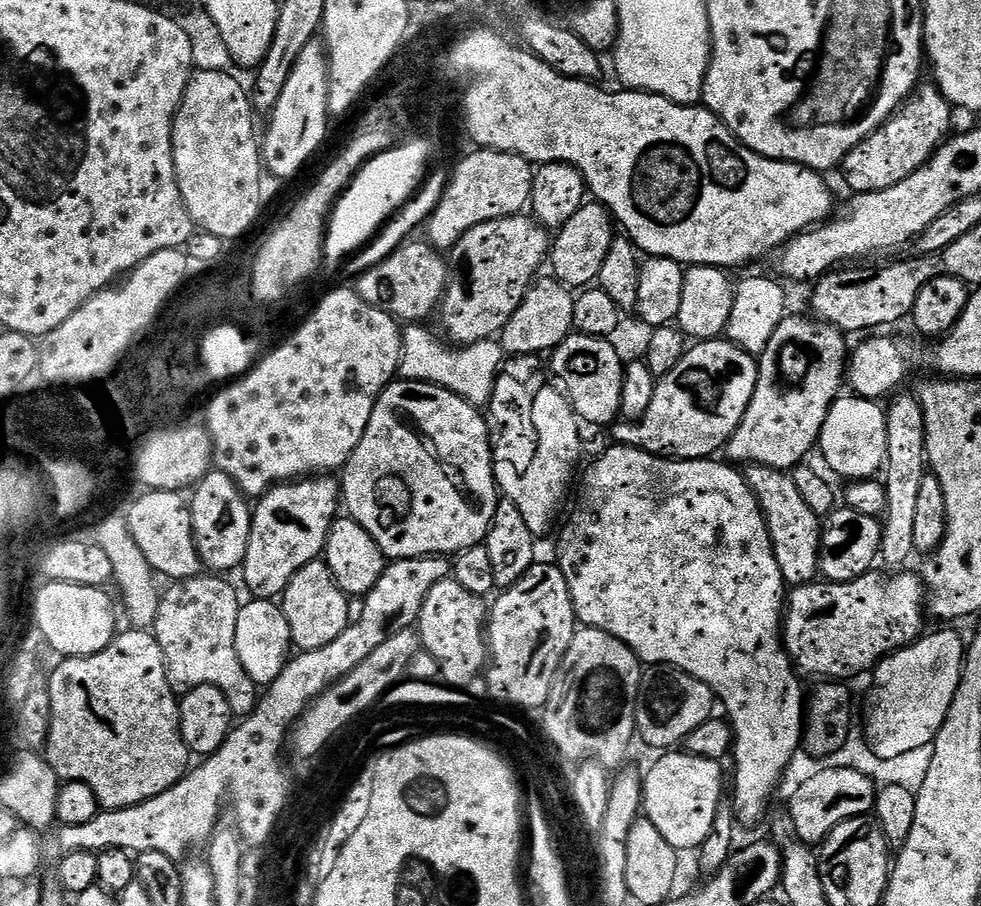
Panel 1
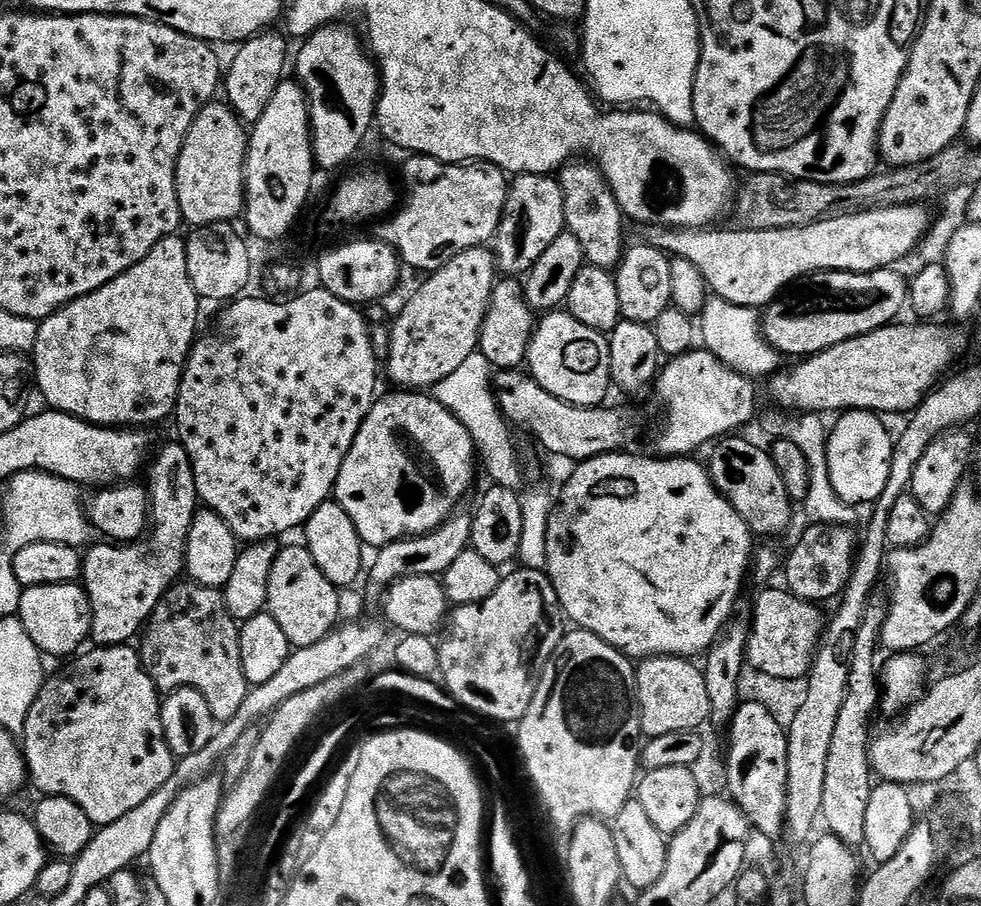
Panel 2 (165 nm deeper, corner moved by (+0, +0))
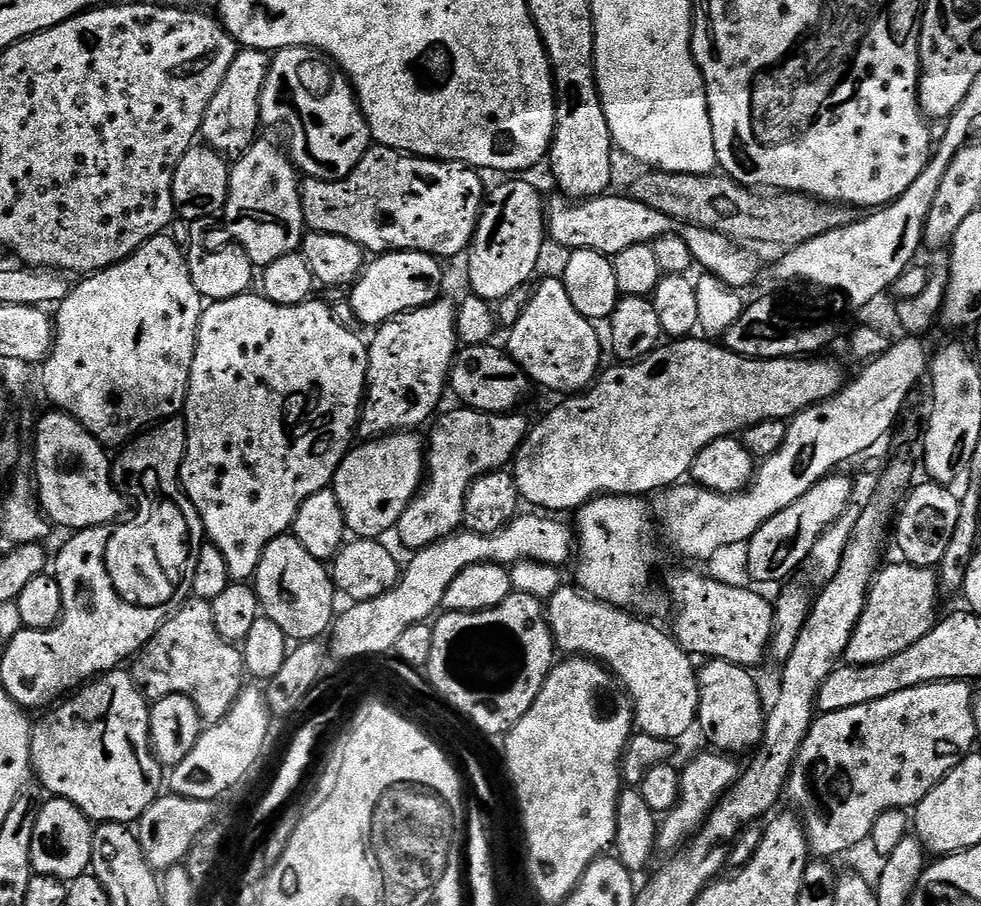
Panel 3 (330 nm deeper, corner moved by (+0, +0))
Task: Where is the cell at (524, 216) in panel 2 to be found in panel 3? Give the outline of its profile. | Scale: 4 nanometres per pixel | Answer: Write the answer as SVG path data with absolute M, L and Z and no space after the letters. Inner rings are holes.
M508 178L505 184L491 189L486 203L481 211L480 220L476 224L476 233L472 235L472 243L468 246L468 284L471 295L480 296L489 302L499 302L510 294L510 290L518 290L529 283L528 279L536 272L540 264L540 255L546 244L546 200L540 197L540 192L528 181L528 178Z

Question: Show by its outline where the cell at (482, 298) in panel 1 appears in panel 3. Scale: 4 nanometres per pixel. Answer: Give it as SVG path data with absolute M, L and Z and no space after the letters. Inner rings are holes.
M441 298L438 300L435 300L433 304L427 304L425 308L415 308L414 310L410 310L409 312L403 312L402 314L398 314L394 319L387 320L386 323L379 325L375 329L376 337L373 338L373 340L370 340L370 343L368 344L368 387L364 394L364 406L360 410L360 422L358 425L358 432L361 437L364 438L375 438L377 436L386 436L389 432L407 432L409 430L416 430L419 429L419 424L427 425L429 421L433 419L437 415L438 409L436 407L440 404L440 399L443 398L444 392L446 396L446 389L449 387L450 384L450 373L452 371L452 362L456 358L456 353L458 351L458 341L456 339L456 304L453 303L453 301L448 301L447 298Z

